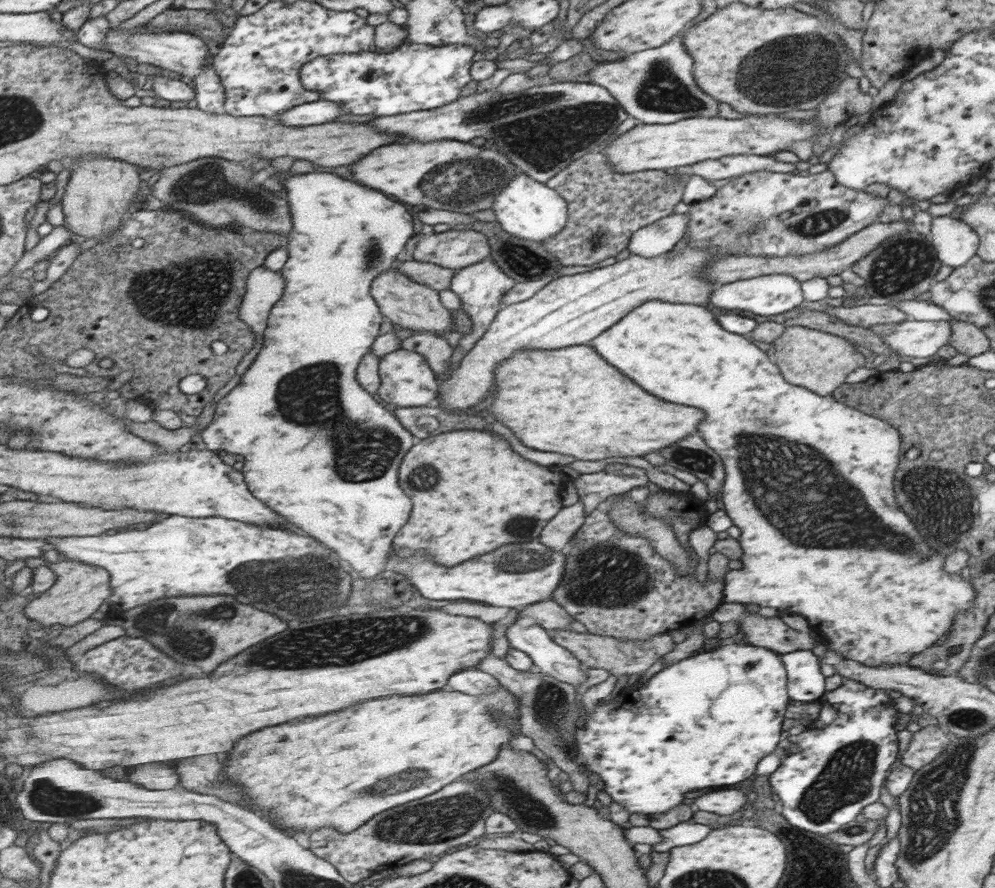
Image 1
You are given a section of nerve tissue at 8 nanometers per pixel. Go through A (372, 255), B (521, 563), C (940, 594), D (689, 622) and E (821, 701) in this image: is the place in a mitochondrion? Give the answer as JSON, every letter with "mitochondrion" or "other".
{"A":"mitochondrion","B":"mitochondrion","C":"other","D":"other","E":"other"}

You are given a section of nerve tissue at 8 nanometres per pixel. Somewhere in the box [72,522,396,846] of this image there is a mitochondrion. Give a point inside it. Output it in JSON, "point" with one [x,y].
{"point":[307,583]}

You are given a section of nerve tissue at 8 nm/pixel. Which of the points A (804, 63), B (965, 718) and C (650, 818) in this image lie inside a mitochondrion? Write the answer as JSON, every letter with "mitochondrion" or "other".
{"A":"mitochondrion","B":"mitochondrion","C":"other"}

